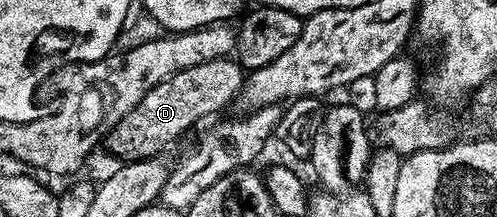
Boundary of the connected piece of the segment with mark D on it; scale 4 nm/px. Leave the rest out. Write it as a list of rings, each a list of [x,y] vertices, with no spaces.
[[[234,57],[209,60],[205,64],[197,64],[193,68],[185,68],[177,72],[169,80],[157,84],[122,118],[109,135],[111,150],[119,160],[149,159],[162,155],[162,150],[170,142],[175,142],[190,126],[223,110],[231,101],[240,97],[245,71]]]

